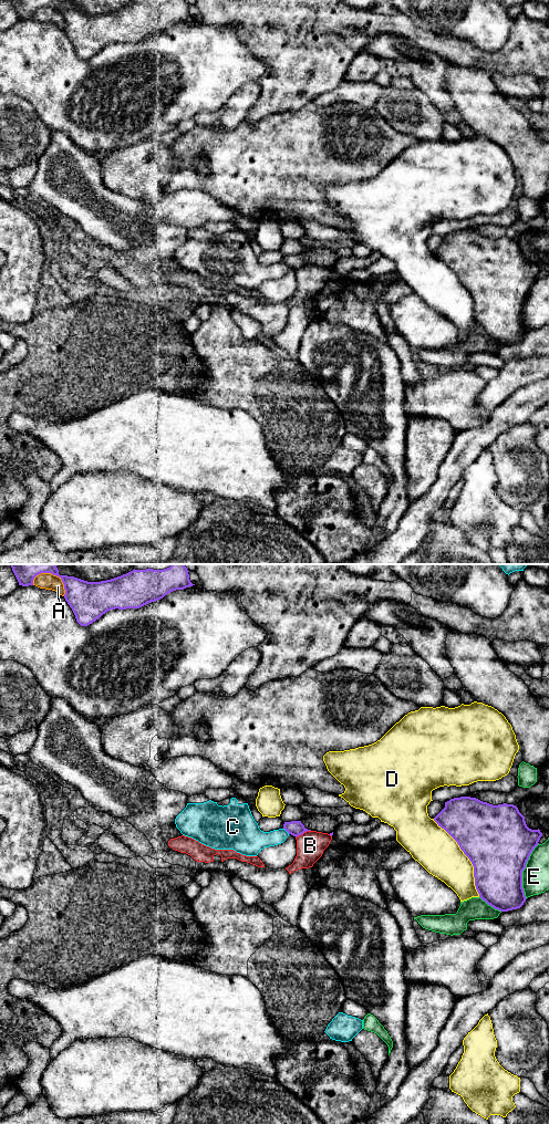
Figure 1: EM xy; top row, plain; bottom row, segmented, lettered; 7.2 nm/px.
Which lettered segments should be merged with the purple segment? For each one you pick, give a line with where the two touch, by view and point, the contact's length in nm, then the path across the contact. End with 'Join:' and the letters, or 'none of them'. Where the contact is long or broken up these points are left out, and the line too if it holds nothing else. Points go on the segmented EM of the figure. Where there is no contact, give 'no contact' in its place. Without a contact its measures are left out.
B: contact xy (302, 833); length 130 nm
Join: B

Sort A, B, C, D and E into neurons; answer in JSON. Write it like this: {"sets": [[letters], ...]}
{"sets": [["A"], ["B"], ["C"], ["D"], ["E"]]}

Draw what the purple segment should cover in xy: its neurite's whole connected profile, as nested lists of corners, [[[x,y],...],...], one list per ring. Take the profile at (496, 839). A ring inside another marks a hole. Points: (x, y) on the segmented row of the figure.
[[[470,797],[454,798],[445,802],[445,808],[434,821],[457,842],[472,862],[475,886],[483,901],[500,912],[524,905],[527,898],[522,888],[522,871],[542,833],[527,826],[516,805],[493,805]]]

